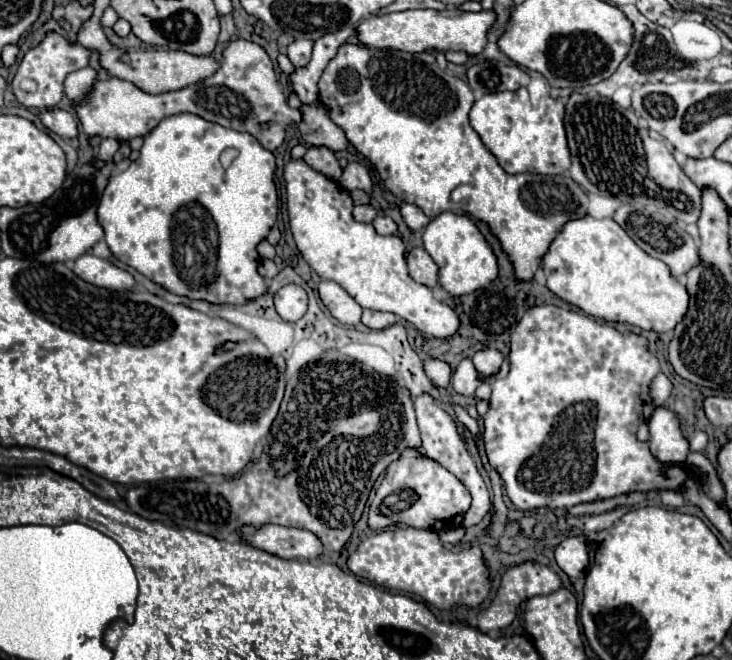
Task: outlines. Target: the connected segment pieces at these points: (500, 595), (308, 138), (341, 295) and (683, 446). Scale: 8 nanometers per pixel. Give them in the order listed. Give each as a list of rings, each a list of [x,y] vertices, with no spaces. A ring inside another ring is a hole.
[[[524,562],[520,566],[510,568],[504,576],[502,576],[502,584],[496,592],[496,598],[492,600],[492,604],[478,614],[478,630],[480,632],[490,632],[493,630],[502,630],[509,626],[516,617],[518,604],[532,598],[532,596],[542,596],[544,590],[558,590],[562,588],[562,580],[560,576],[544,564],[536,564],[536,562]]]
[[[316,100],[312,104],[302,104],[302,122],[298,124],[302,140],[308,146],[326,146],[334,152],[348,148],[348,138],[344,136],[344,130],[338,128],[322,108],[322,104]]]
[[[322,280],[318,284],[318,294],[320,294],[320,300],[324,302],[324,306],[330,310],[330,314],[338,322],[342,322],[346,326],[358,326],[360,324],[362,306],[344,288],[340,288],[336,282]]]
[[[658,406],[648,420],[650,428],[650,452],[664,464],[680,464],[688,456],[688,440],[682,434],[678,416]]]

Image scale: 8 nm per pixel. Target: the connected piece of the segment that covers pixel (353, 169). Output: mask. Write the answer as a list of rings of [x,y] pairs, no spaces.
[[[350,162],[346,168],[344,168],[344,172],[342,172],[342,176],[340,176],[340,184],[348,190],[348,192],[352,192],[352,190],[364,190],[366,194],[370,194],[372,196],[372,180],[370,180],[370,174],[368,174],[368,170],[362,166],[362,164],[358,164],[358,162]]]

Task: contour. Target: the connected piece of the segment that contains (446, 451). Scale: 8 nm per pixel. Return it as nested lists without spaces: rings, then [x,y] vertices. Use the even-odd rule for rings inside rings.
[[[418,396],[414,408],[416,408],[418,428],[420,428],[420,434],[422,434],[422,448],[424,448],[426,456],[428,456],[430,460],[438,462],[440,466],[444,466],[446,470],[450,470],[450,472],[468,488],[468,492],[472,494],[472,506],[470,506],[468,512],[464,514],[464,522],[462,522],[462,524],[468,528],[468,526],[474,526],[474,524],[482,522],[482,520],[488,516],[492,502],[490,502],[486,484],[484,484],[480,472],[476,470],[476,464],[474,464],[474,460],[472,460],[472,456],[468,454],[462,436],[460,436],[458,430],[456,430],[456,424],[454,424],[452,416],[444,410],[444,406],[432,404],[432,400],[428,400],[428,396]]]

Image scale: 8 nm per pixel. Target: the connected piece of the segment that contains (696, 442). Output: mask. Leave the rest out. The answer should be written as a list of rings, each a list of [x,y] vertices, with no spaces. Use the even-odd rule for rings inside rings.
[[[698,430],[698,432],[692,434],[690,450],[694,450],[694,452],[704,452],[706,444],[708,444],[708,434],[706,434],[706,432],[700,432],[700,430]]]

